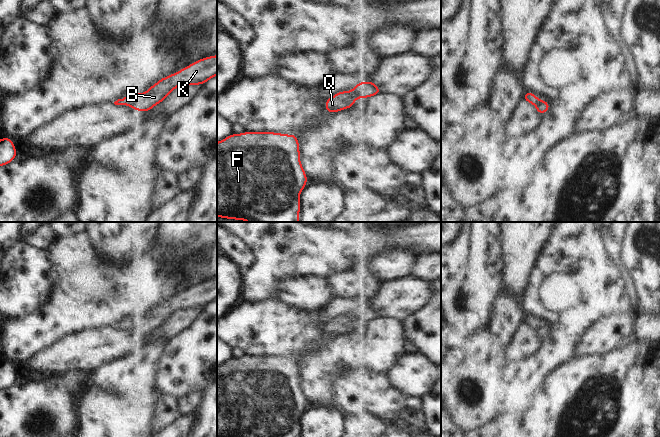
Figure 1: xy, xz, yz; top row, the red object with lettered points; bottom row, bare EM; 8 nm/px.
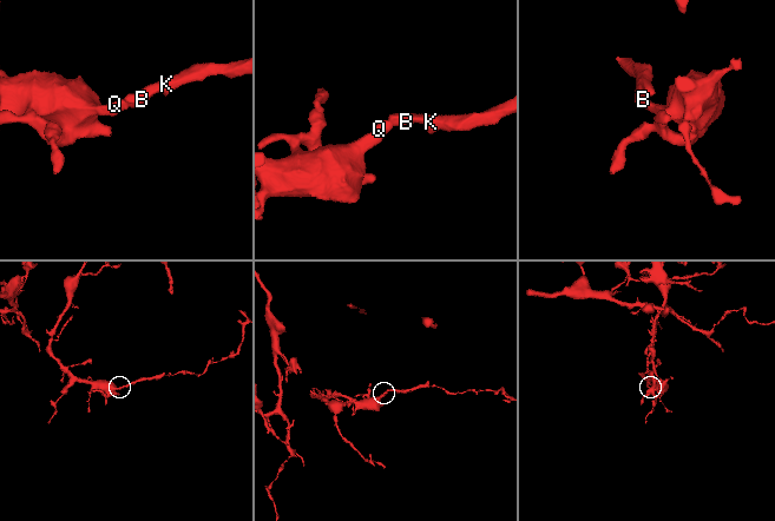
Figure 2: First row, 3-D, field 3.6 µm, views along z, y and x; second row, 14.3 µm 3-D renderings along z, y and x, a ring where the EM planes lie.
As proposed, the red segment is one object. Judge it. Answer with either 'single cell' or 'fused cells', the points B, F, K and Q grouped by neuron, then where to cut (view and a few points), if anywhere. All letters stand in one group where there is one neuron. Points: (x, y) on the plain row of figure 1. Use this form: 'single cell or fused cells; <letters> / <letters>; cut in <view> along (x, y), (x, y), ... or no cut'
single cell; B F K Q; no cut

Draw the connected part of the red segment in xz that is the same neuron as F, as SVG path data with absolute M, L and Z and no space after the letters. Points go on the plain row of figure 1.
M242 356L217 366L217 437L300 437L299 420L309 403L300 381L294 358Z

